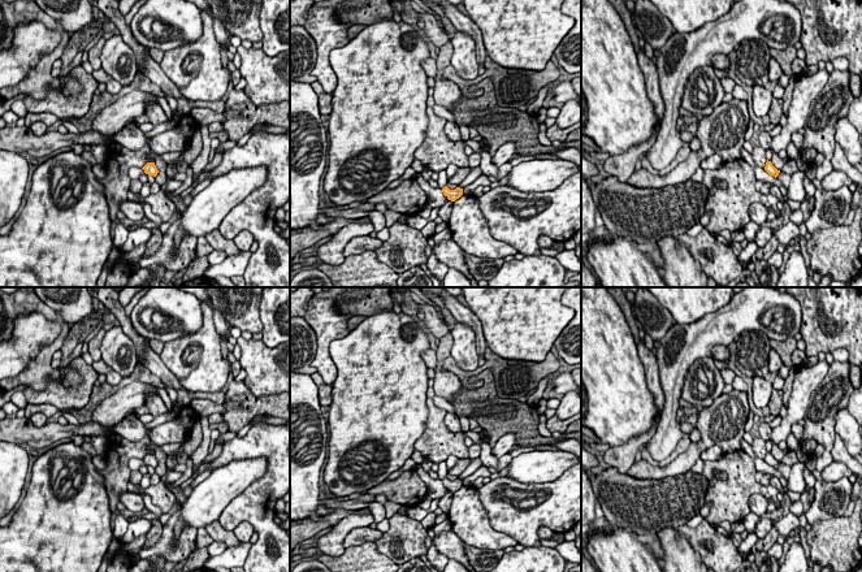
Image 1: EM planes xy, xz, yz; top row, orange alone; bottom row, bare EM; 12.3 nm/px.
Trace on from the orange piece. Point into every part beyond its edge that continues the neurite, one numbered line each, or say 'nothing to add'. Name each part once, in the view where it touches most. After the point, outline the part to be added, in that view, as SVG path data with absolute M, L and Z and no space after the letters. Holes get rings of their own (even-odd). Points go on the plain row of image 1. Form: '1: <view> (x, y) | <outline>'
nothing to add

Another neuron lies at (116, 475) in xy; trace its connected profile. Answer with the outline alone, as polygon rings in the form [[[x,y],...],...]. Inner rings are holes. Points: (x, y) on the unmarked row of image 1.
[[[150,437],[140,441],[129,441],[125,438],[111,439],[104,456],[107,467],[99,473],[104,477],[104,486],[109,498],[109,507],[112,512],[117,512],[120,495],[127,491],[127,482],[130,481],[131,469],[129,460],[131,458],[143,459],[147,454],[155,454],[148,446]]]

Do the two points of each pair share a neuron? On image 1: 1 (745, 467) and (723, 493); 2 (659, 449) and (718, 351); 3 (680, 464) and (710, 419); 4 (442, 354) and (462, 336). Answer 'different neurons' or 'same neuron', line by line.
1: same neuron
2: different neurons
3: same neuron
4: different neurons

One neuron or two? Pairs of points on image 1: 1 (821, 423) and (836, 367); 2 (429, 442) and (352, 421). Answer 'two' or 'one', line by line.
1: one
2: two

